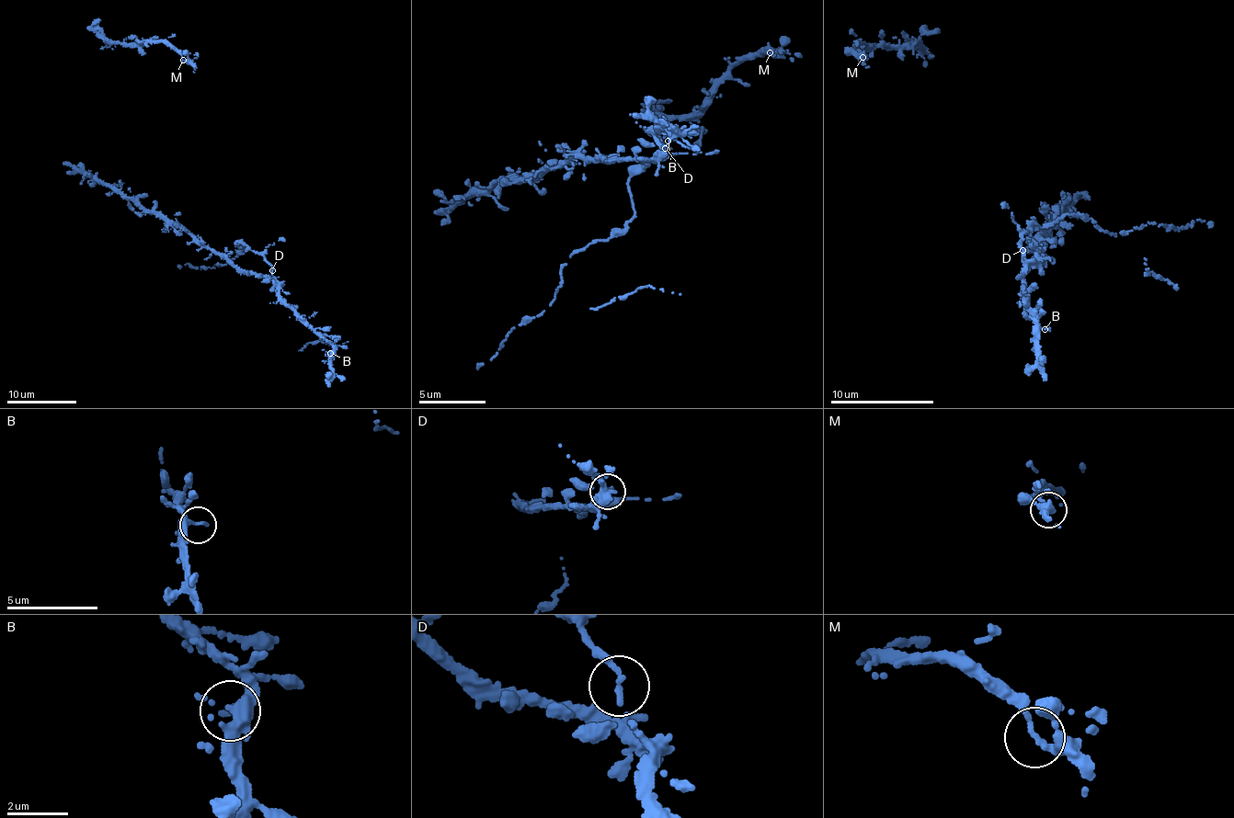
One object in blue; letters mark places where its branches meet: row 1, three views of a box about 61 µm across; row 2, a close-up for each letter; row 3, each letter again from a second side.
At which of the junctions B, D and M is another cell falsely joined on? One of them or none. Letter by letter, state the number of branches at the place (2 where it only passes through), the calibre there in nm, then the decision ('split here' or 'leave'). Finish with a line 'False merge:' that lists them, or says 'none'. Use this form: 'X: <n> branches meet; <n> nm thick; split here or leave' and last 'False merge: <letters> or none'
B: 2 branches meet; 240 nm thick; leave
D: 2 branches meet; 180 nm thick; split here
M: 2 branches meet; 200 nm thick; leave
False merge: D

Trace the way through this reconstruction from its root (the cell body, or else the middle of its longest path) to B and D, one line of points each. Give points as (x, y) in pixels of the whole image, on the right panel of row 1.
B: (1049, 234), (1043, 230), (1034, 241), (1042, 259), (1035, 255), (1022, 268), (1021, 291), (1024, 308), (1045, 329)
D: (1049, 234), (1043, 230), (1034, 241), (1041, 260), (1035, 255), (1034, 261), (1023, 262), (1022, 250)

